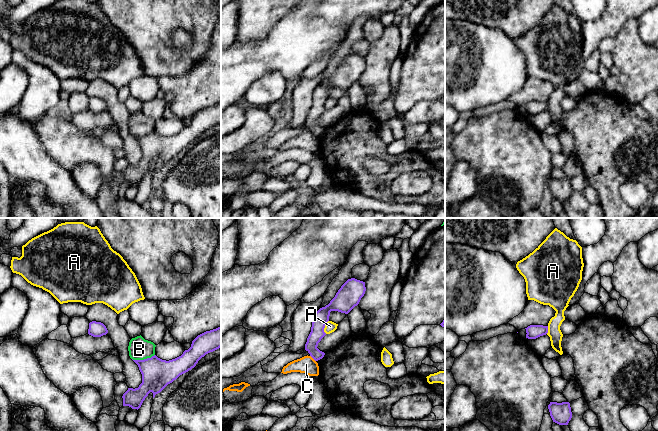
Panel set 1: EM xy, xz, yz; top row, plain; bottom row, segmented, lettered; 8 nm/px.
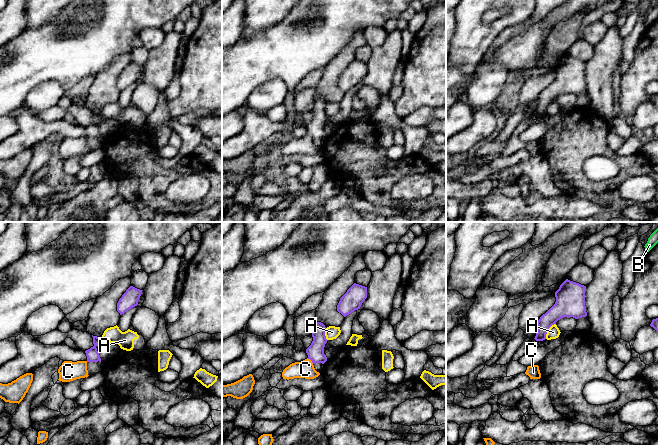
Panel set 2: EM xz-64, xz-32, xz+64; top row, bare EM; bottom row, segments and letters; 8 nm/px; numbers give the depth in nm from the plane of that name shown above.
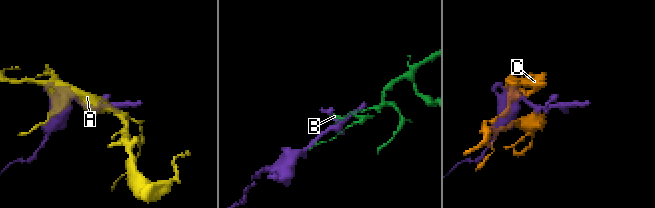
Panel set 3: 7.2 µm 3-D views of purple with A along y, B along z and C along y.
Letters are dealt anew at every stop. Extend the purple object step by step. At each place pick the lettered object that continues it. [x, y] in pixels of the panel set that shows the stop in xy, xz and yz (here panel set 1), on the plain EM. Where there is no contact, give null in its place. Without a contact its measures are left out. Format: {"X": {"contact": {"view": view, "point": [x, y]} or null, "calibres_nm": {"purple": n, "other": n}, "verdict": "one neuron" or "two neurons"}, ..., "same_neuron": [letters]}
{"A": {"contact": {"view": "xz", "point": [324, 103]}, "calibres_nm": {"purple": 160, "other": 90}, "verdict": "two neurons"}, "B": {"contact": {"view": "xy", "point": [144, 135]}, "calibres_nm": {"purple": 240, "other": 180}, "verdict": "two neurons"}, "C": {"contact": {"view": "xz", "point": [312, 133]}, "calibres_nm": {"purple": 110, "other": 140}, "verdict": "two neurons"}, "same_neuron": []}

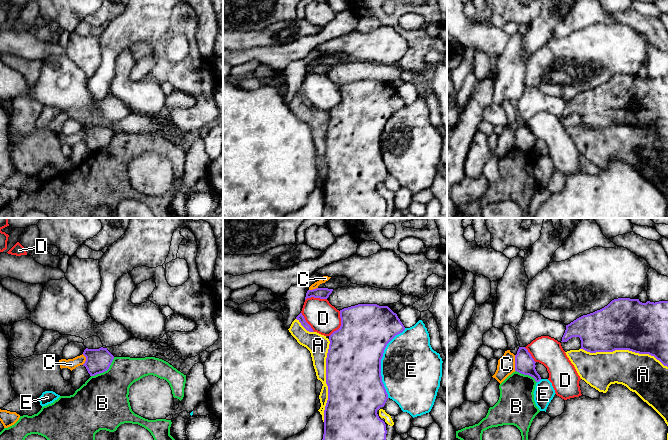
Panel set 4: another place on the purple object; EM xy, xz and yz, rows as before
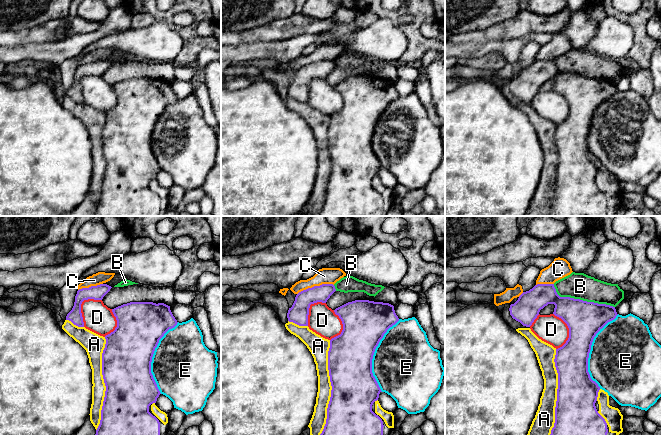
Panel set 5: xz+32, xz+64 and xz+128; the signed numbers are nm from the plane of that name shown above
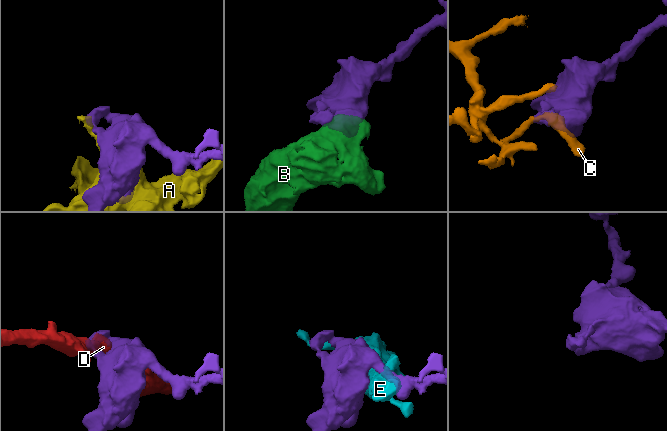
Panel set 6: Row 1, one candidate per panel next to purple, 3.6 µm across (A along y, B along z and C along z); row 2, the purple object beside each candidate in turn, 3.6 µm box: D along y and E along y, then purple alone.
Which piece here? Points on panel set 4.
{"A": {"contact": {"view": "yz", "point": [624, 125]}, "calibres_nm": {"purple": 420, "other": 320}, "verdict": "two neurons"}, "B": {"contact": {"view": "xy", "point": [105, 146]}, "calibres_nm": {"purple": 190, "other": 400}, "verdict": "two neurons"}, "C": {"contact": {"view": "yz", "point": [515, 139]}, "calibres_nm": {"purple": 160, "other": 140}, "verdict": "two neurons"}, "D": {"contact": {"view": "xz", "point": [341, 100]}, "calibres_nm": {"purple": 440, "other": 240}, "verdict": "two neurons"}, "E": {"contact": {"view": "xz", "point": [380, 138]}, "calibres_nm": {"purple": 440, "other": 480}, "verdict": "two neurons"}, "same_neuron": []}

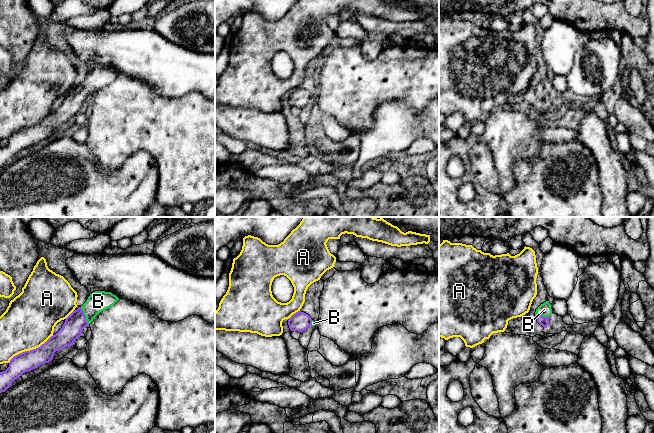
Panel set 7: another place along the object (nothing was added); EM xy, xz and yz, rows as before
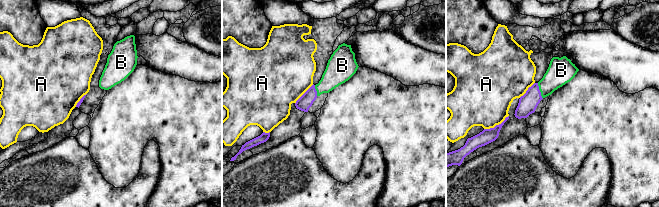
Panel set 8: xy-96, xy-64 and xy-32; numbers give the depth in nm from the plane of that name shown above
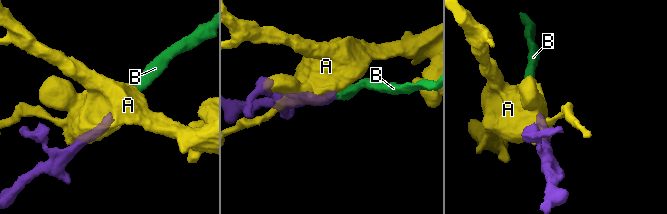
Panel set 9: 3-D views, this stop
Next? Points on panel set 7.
{"A": {"contact": {"view": "xy", "point": [30, 126]}, "calibres_nm": {"purple": 160, "other": 420}, "verdict": "two neurons"}, "B": {"contact": {"view": "xy", "point": [84, 92]}, "calibres_nm": {"purple": 160, "other": 170}, "verdict": "one neuron"}, "same_neuron": ["B"]}

